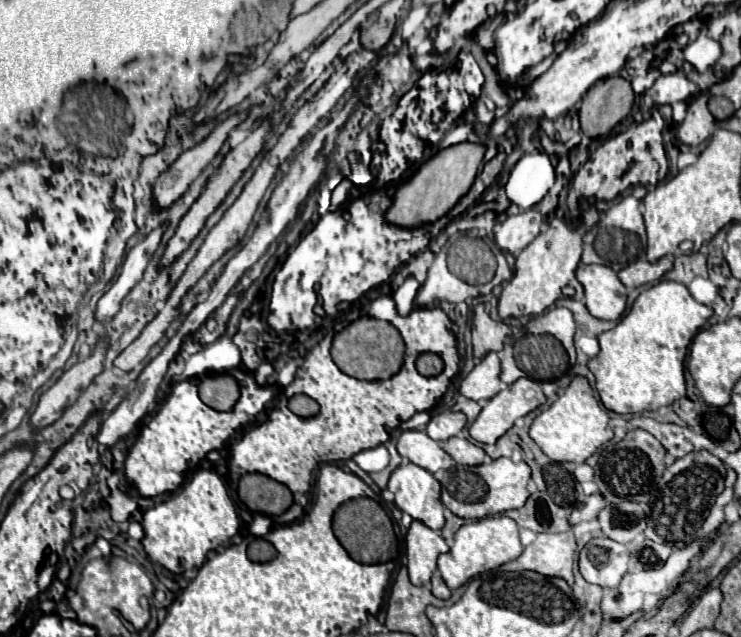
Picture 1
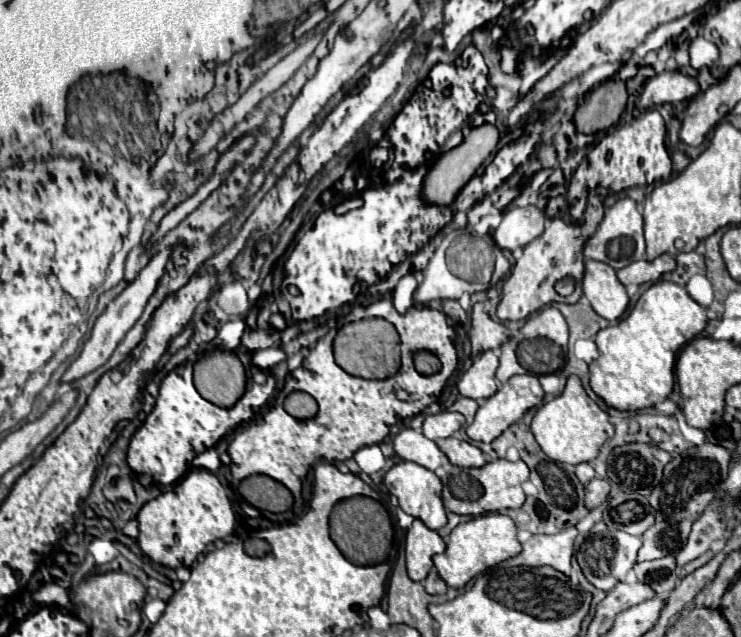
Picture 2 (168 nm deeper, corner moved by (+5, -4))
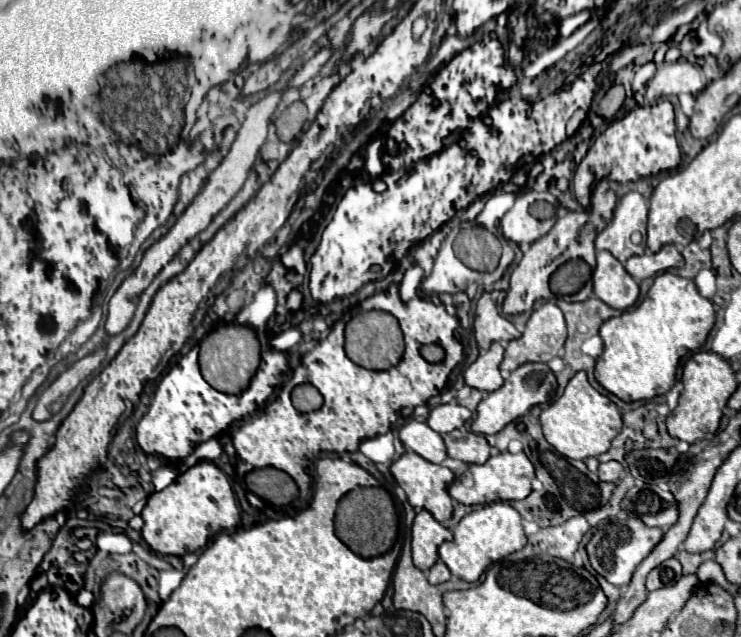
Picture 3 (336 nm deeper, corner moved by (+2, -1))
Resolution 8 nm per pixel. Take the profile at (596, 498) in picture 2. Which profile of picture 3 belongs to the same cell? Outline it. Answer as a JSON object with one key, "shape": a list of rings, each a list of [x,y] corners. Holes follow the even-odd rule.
{"shape":[[[616,461],[600,463],[600,467],[598,467],[598,477],[600,477],[600,481],[610,481],[610,483],[614,483],[614,481],[618,481],[620,473],[622,473],[622,465],[616,463]]]}

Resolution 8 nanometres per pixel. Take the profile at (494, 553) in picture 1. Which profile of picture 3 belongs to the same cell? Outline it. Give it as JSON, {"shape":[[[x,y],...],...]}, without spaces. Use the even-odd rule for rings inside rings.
{"shape":[[[490,503],[484,505],[482,509],[480,507],[474,509],[456,525],[452,533],[454,539],[440,545],[438,553],[440,559],[446,563],[446,567],[450,569],[450,573],[468,583],[478,581],[478,577],[490,563],[510,553],[516,553],[526,545],[526,535],[522,531],[522,517],[510,503]]]}

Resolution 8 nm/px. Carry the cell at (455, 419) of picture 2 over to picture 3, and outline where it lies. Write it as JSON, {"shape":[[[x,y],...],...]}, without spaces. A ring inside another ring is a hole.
{"shape":[[[446,403],[446,405],[438,405],[430,411],[428,425],[436,433],[444,435],[444,433],[450,433],[454,429],[464,427],[464,423],[470,419],[470,415],[472,413],[466,407],[456,405],[456,403]]]}

